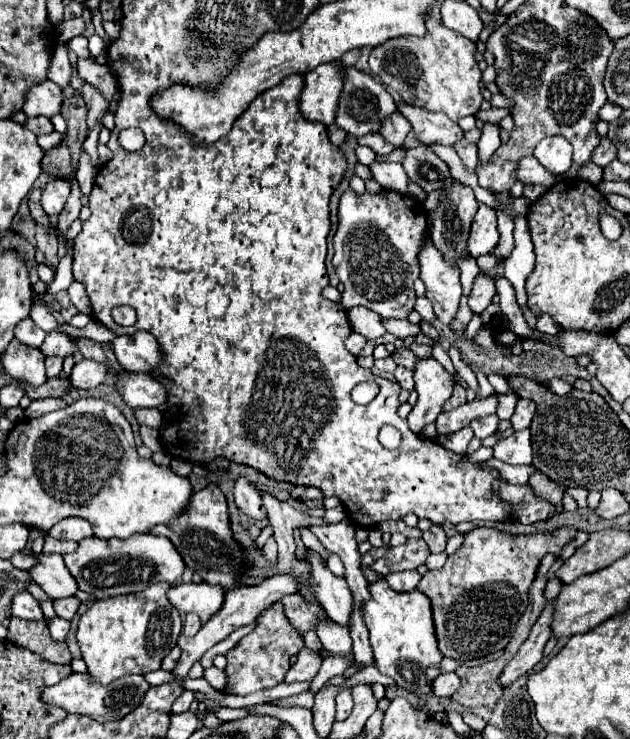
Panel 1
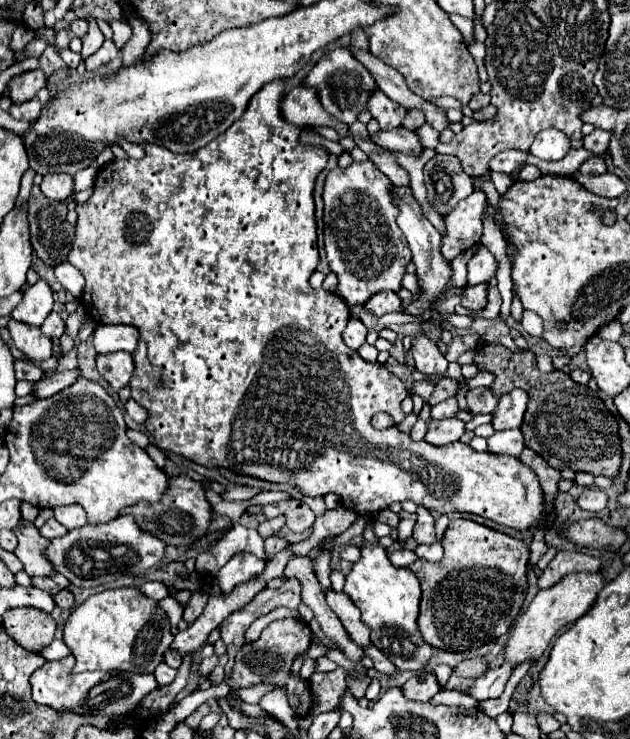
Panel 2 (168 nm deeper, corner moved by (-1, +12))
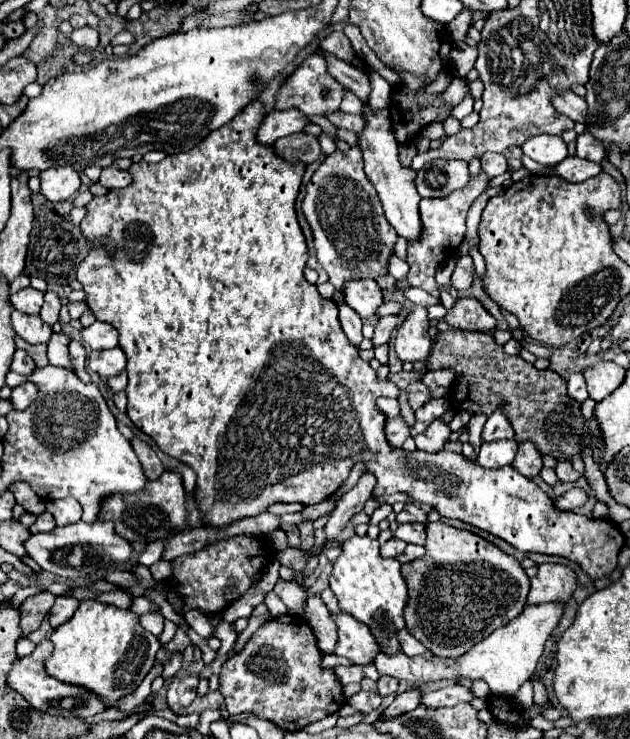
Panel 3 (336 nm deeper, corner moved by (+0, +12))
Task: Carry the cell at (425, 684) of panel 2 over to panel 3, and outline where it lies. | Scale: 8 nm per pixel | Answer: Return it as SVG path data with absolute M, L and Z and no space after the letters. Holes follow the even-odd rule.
M409 690L409 692L403 692L399 696L395 696L395 700L385 708L383 712L383 720L391 720L391 718L397 718L405 712L411 712L419 706L419 698L421 698L421 692L419 690Z

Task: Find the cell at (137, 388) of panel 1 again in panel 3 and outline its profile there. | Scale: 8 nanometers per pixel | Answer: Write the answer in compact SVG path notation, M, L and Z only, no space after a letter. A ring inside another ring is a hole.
M111 348L111 350L93 350L89 356L89 368L99 374L99 378L109 378L125 370L125 354L121 348Z

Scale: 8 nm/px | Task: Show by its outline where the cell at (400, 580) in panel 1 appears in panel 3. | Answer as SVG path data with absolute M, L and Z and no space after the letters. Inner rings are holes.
M391 538L389 542L385 542L385 544L381 544L381 554L385 556L385 558L395 558L397 554L401 554L403 550L405 550L405 542L403 540L399 540L399 538Z

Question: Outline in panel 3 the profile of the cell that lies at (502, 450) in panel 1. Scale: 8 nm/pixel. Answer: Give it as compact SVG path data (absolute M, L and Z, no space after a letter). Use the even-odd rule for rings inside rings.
M499 440L499 442L483 442L477 464L483 468L501 468L513 462L517 454L517 442L515 440Z

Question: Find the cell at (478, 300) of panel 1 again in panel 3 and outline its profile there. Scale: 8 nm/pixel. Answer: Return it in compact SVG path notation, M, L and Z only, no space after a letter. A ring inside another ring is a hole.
M475 298L455 300L451 312L445 314L445 322L451 328L471 332L491 332L497 328L497 320Z

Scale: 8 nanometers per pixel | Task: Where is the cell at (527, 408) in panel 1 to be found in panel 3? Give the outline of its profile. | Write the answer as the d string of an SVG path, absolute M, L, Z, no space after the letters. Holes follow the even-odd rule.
M497 410L489 416L485 428L483 428L483 440L485 442L497 442L497 440L513 440L513 428L509 420L505 418L503 410Z

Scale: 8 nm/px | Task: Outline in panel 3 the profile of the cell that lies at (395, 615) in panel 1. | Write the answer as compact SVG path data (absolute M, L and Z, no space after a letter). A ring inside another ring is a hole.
M351 536L341 544L341 554L333 562L333 572L329 576L329 588L335 592L339 608L367 624L385 654L397 654L401 650L397 632L405 628L403 608L407 604L407 586L399 568L401 564L395 558L383 558L379 554L377 540Z

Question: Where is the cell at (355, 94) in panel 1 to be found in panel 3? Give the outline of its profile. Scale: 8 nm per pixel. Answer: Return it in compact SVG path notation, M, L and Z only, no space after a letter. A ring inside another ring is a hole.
M311 54L309 58L305 58L291 76L285 78L285 82L281 84L279 92L277 92L277 100L275 100L275 110L289 110L289 108L297 108L299 112L303 112L305 116L311 114L327 114L327 112L335 112L339 110L339 104L343 100L343 92L345 88L329 76L327 72L327 62L321 54Z

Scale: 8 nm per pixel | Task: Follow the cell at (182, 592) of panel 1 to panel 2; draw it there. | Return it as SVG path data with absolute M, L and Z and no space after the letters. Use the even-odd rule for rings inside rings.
M156 580L144 582L144 584L140 586L140 590L142 590L148 598L152 598L152 600L162 600L162 598L168 598L168 596L170 596L170 586L164 584L164 582L156 582Z

